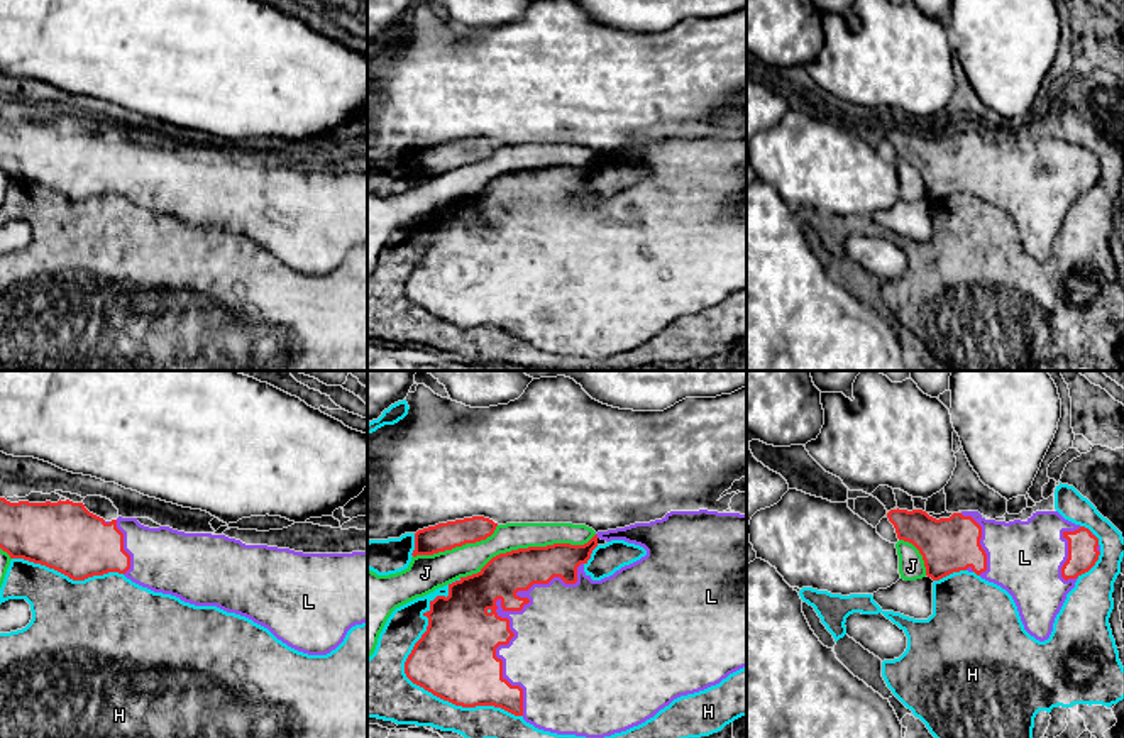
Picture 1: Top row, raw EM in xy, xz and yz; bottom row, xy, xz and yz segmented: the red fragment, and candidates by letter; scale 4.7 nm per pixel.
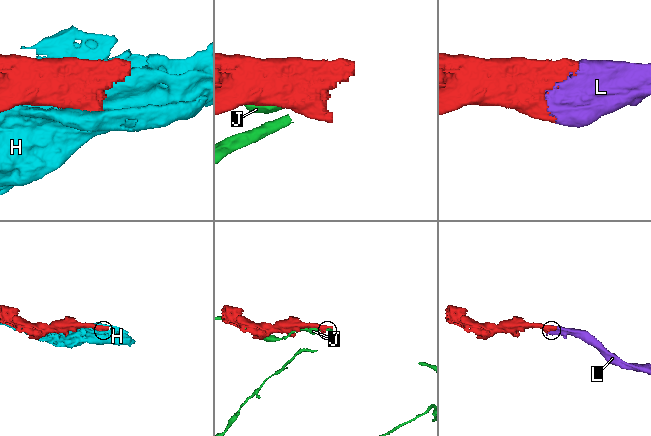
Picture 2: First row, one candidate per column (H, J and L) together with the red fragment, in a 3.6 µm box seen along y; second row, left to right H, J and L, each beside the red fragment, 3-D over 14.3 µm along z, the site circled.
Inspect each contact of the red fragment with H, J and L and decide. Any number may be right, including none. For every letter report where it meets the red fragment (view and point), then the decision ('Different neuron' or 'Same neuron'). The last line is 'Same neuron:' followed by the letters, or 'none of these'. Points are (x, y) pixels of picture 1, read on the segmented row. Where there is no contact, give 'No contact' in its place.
H: Touches red at xz (415, 682). Different neuron
J: Touches red at xz (528, 547). Different neuron
L: Touches red at xz (496, 608). Same neuron
Same neuron: L

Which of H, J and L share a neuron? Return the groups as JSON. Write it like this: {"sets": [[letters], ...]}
{"sets": [["H"], ["J"], ["L"]]}

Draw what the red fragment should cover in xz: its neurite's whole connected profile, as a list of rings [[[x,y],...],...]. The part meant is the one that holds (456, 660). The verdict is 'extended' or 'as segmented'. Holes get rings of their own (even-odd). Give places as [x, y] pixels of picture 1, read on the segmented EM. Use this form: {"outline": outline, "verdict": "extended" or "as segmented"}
{"outline": [[[670,511],[662,520],[650,523],[635,523],[625,528],[598,531],[584,545],[554,543],[547,547],[518,548],[493,557],[477,574],[460,577],[449,584],[449,596],[437,596],[430,601],[430,609],[423,613],[428,618],[427,631],[415,643],[405,662],[406,677],[432,692],[433,696],[462,708],[494,706],[538,730],[557,735],[576,735],[586,738],[604,738],[626,731],[653,718],[674,699],[704,691],[719,684],[730,674],[747,667],[747,515],[718,511]],[[598,540],[625,540],[640,545],[647,555],[621,567],[613,576],[592,581],[584,572]]], "verdict": "extended"}

